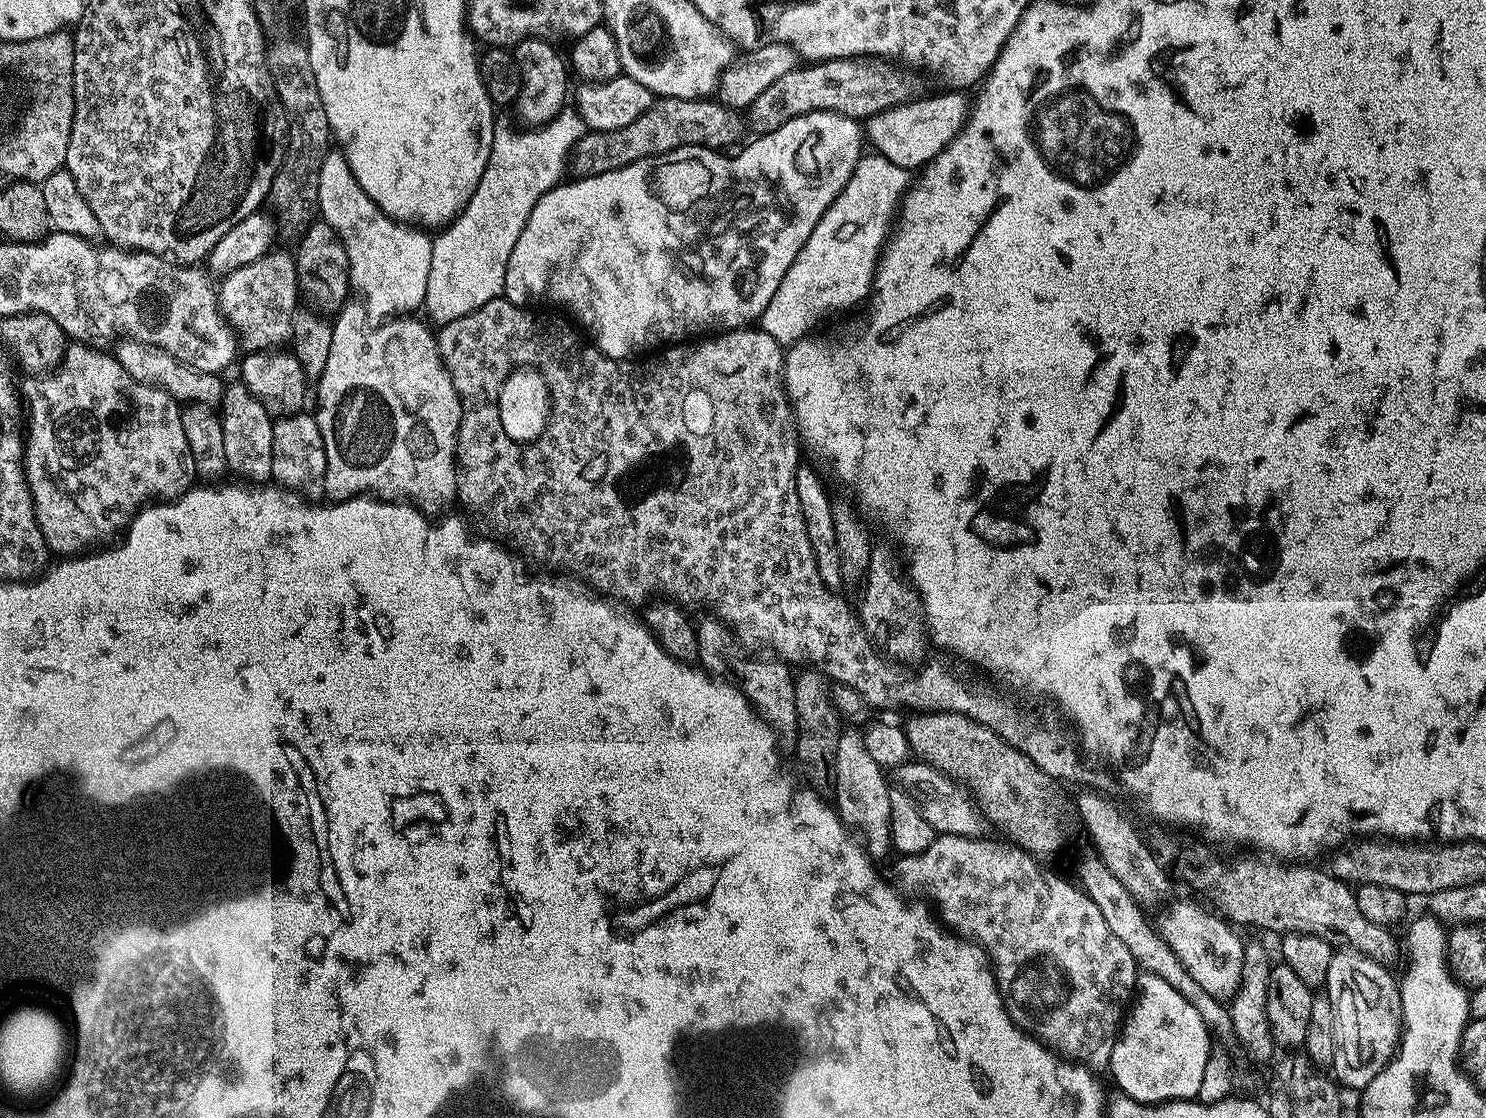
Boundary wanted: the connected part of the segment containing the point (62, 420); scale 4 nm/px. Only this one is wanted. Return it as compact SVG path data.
M88 342L69 343L64 357L52 371L25 375L25 380L18 384L26 409L24 477L28 480L42 538L48 543L49 553L60 558L111 541L108 539L115 532L123 533L132 517L149 502L175 500L189 487L188 475L194 472L178 401L166 390L130 378L115 355L100 348L103 347Z

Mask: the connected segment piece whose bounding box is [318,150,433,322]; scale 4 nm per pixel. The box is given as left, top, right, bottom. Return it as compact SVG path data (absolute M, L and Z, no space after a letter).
M329 150L322 162L322 171L318 174L318 202L320 203L319 219L342 238L346 246L346 258L350 262L350 285L364 305L365 313L373 316L373 321L383 322L389 318L400 318L419 309L426 298L426 282L430 278L430 254L433 237L423 227L413 226L408 222L395 220L387 216L375 202L358 186L358 178L348 165L347 155L343 151Z

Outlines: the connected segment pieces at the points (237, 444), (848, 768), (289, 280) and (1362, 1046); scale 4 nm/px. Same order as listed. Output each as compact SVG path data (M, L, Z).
M242 382L229 383L224 389L218 405L222 422L222 439L226 450L227 471L237 472L237 477L248 482L268 482L272 480L272 463L274 462L273 415L250 394Z
M852 726L845 727L838 738L838 754L834 762L834 806L844 823L859 833L869 855L874 858L886 855L892 848L890 784L884 781L884 776L885 769L880 768L878 762L870 758L870 750L866 750L864 732Z
M273 250L262 254L254 262L238 266L218 284L220 312L232 325L248 352L261 352L264 348L278 348L292 339L292 323L298 311L296 299L301 299L300 283L296 273L296 258L291 251Z
M1345 947L1345 952L1333 951L1328 979L1326 981L1326 995L1334 1006L1334 1046L1336 1052L1332 1055L1330 1065L1335 1079L1345 1089L1356 1088L1363 1090L1386 1065L1392 1061L1396 1046L1400 1043L1402 1025L1400 1022L1400 985L1397 977L1388 973L1385 965L1375 961L1351 947Z

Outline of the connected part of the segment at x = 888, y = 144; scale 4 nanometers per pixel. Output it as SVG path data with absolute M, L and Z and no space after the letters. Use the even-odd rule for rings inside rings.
M943 91L926 100L917 98L868 117L866 121L867 143L871 147L873 144L876 147L873 149L879 155L890 158L894 166L920 170L925 164L931 164L932 159L942 154L942 150L946 150L948 143L964 129L970 113L970 100L964 97L967 95L963 91Z

